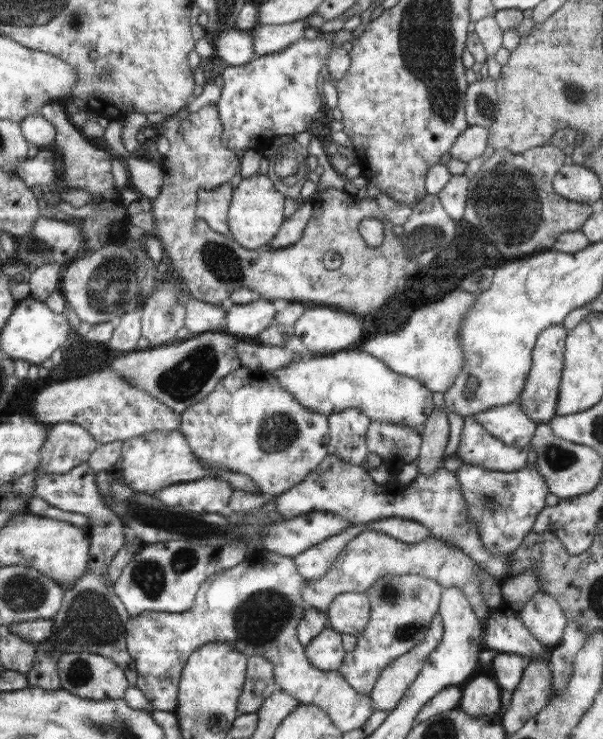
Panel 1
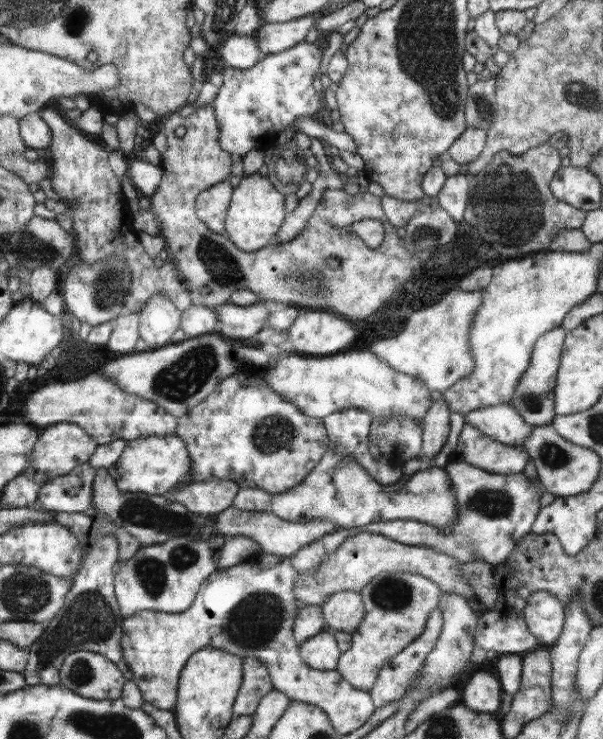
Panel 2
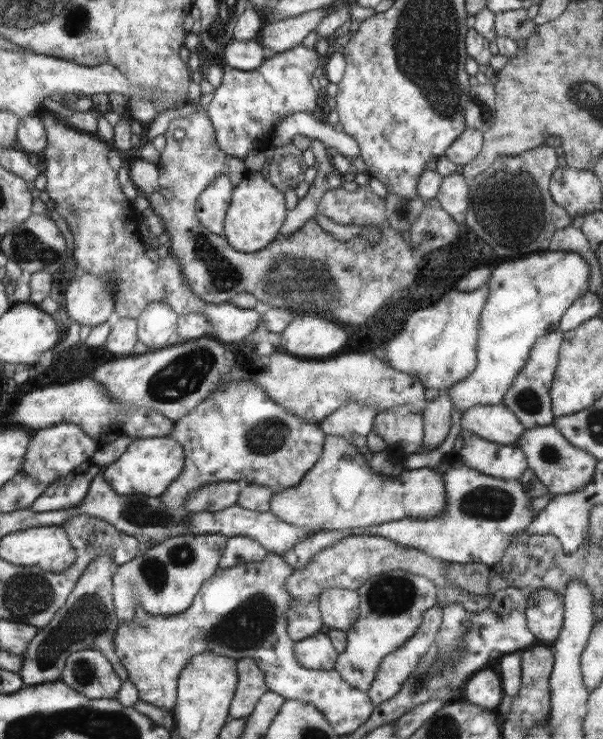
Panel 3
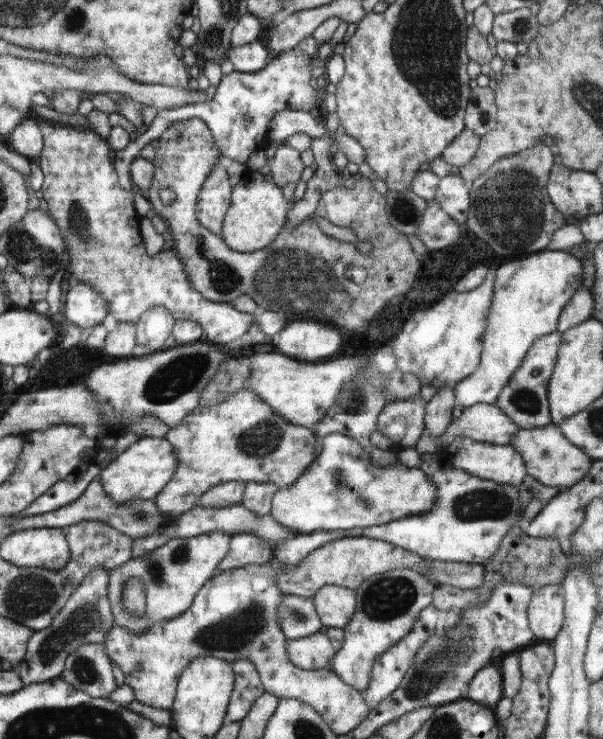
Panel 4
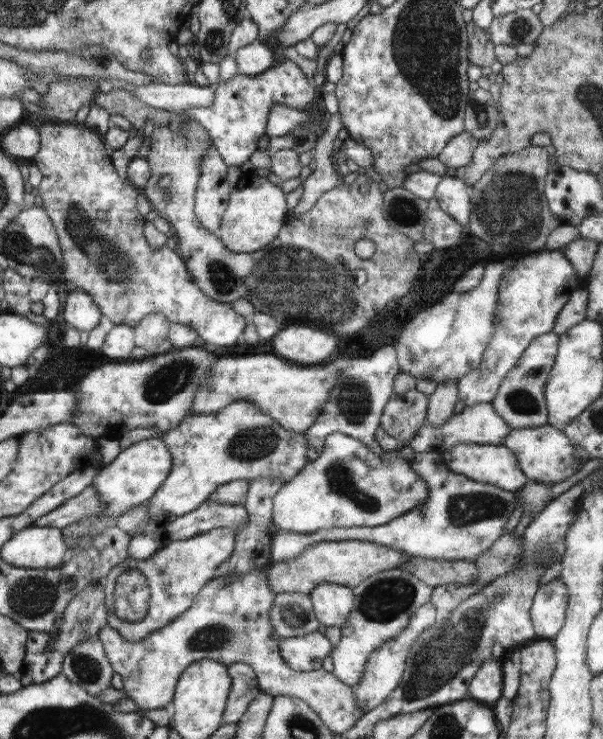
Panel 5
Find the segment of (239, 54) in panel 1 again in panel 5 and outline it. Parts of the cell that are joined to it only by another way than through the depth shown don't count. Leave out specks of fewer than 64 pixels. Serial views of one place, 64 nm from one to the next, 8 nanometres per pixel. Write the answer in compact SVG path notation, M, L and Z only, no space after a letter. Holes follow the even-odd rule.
M259 40L249 46L241 46L233 54L229 54L229 58L237 64L239 74L249 74L249 76L263 74L267 68L275 64L273 52L267 46L263 46Z

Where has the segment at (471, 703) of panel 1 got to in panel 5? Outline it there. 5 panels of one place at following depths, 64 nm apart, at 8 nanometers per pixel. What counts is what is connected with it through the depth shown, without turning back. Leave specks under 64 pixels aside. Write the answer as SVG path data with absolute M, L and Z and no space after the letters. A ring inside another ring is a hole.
M487 660L469 684L473 700L487 700L491 706L503 696L503 660Z

